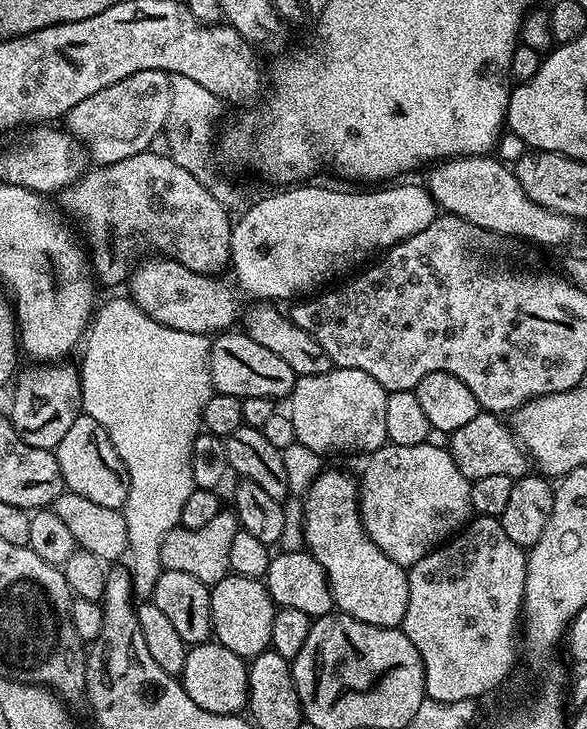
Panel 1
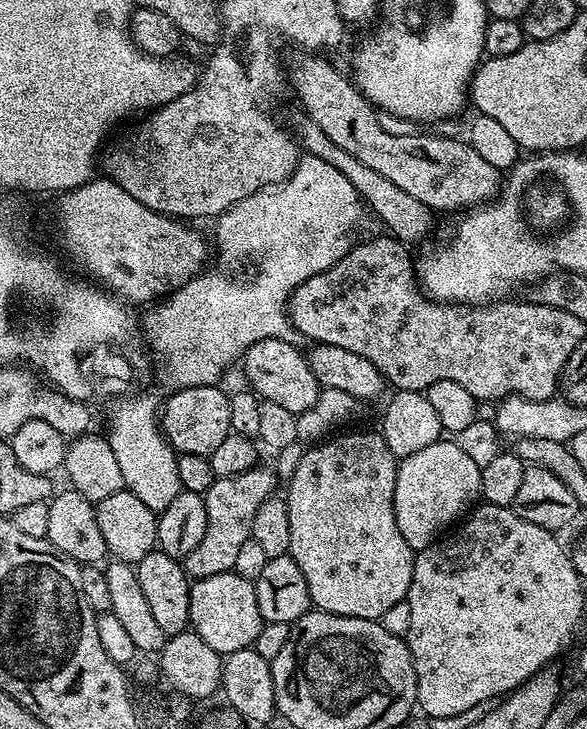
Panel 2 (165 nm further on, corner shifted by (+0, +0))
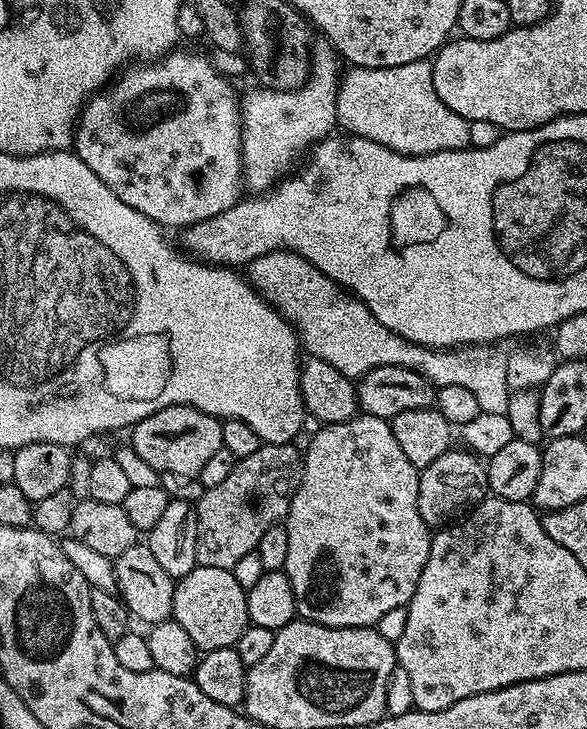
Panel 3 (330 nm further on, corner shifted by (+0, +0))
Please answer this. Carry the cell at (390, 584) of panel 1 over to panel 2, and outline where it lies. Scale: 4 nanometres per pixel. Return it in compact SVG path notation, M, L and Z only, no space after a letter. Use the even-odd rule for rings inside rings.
M345 431L335 438L325 439L315 446L309 447L304 453L302 462L298 462L298 470L294 470L292 479L287 481L286 499L290 510L290 546L288 555L294 562L298 562L298 570L302 570L306 577L306 586L310 586L310 598L313 605L321 612L349 616L350 618L366 618L367 620L379 621L395 604L405 603L410 582L414 574L414 562L416 557L414 549L402 538L402 530L398 530L398 518L394 518L394 482L396 481L396 465L398 457L389 450L384 437L379 431L372 432L350 432Z

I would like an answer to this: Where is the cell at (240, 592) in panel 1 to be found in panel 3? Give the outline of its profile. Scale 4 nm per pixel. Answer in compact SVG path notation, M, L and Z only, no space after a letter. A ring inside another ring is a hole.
M197 566L181 580L176 581L172 619L190 634L194 646L201 653L223 648L235 648L238 638L250 623L246 598L248 593L234 578L232 569L218 566Z

